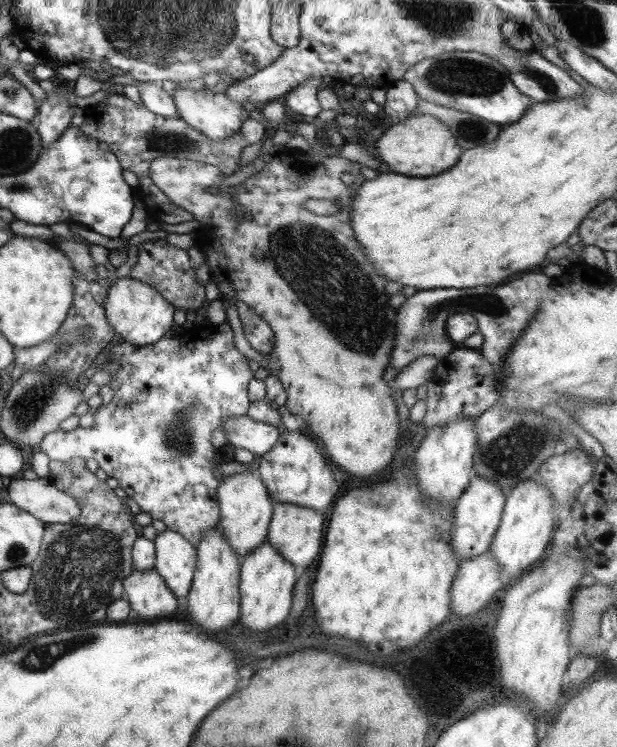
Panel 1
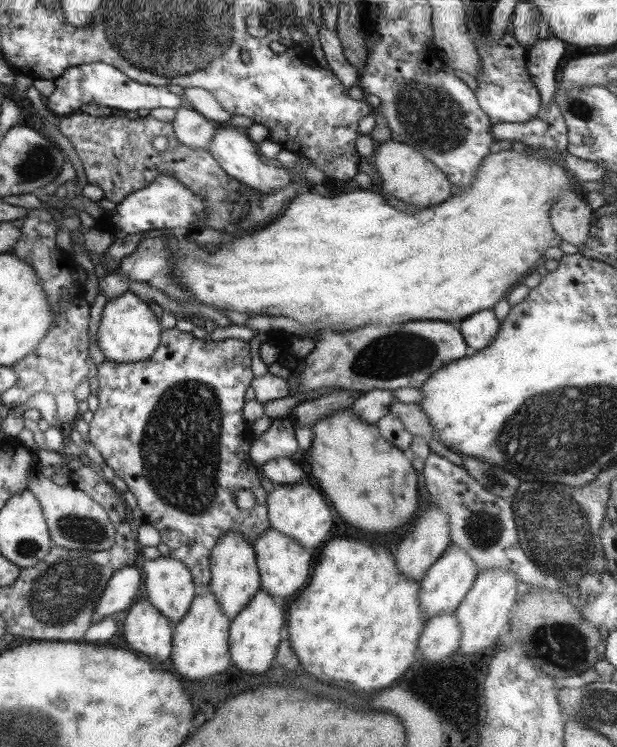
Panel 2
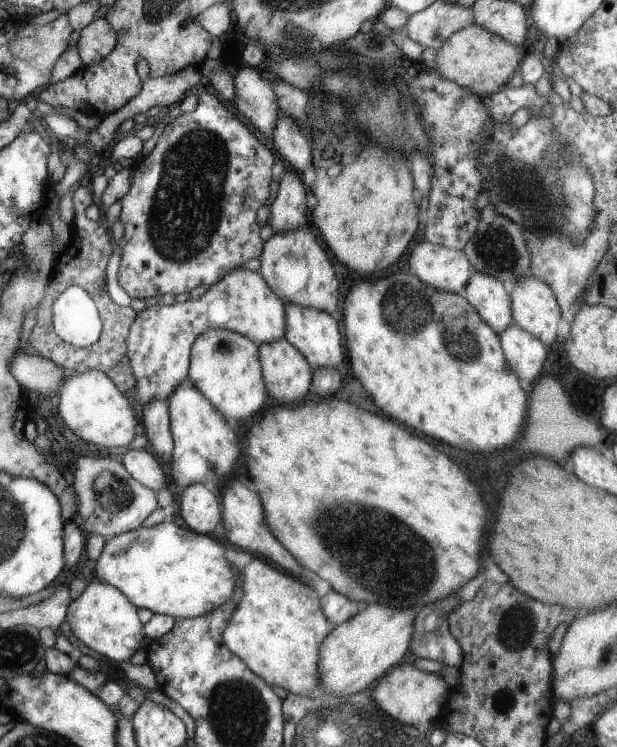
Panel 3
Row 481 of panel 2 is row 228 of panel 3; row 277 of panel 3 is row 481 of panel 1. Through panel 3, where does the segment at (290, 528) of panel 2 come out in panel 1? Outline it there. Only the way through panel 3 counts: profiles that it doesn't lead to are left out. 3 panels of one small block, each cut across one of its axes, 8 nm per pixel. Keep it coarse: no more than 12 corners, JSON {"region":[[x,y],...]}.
{"region":[[304,428],[257,459],[274,503],[329,514],[338,484]]}

